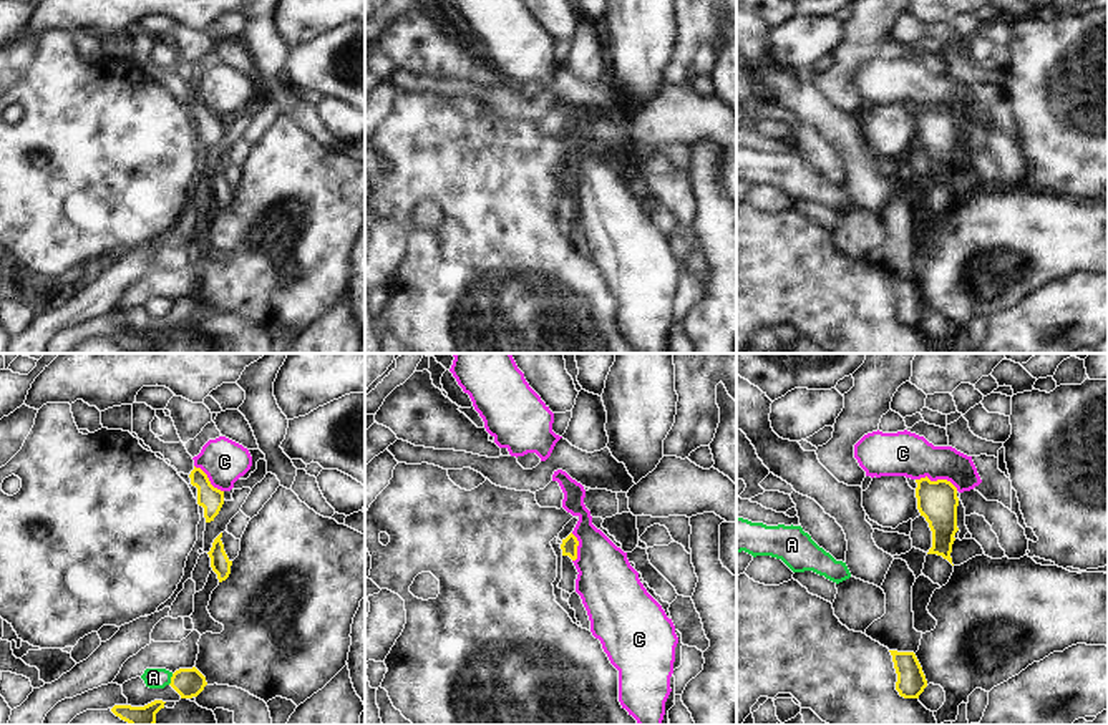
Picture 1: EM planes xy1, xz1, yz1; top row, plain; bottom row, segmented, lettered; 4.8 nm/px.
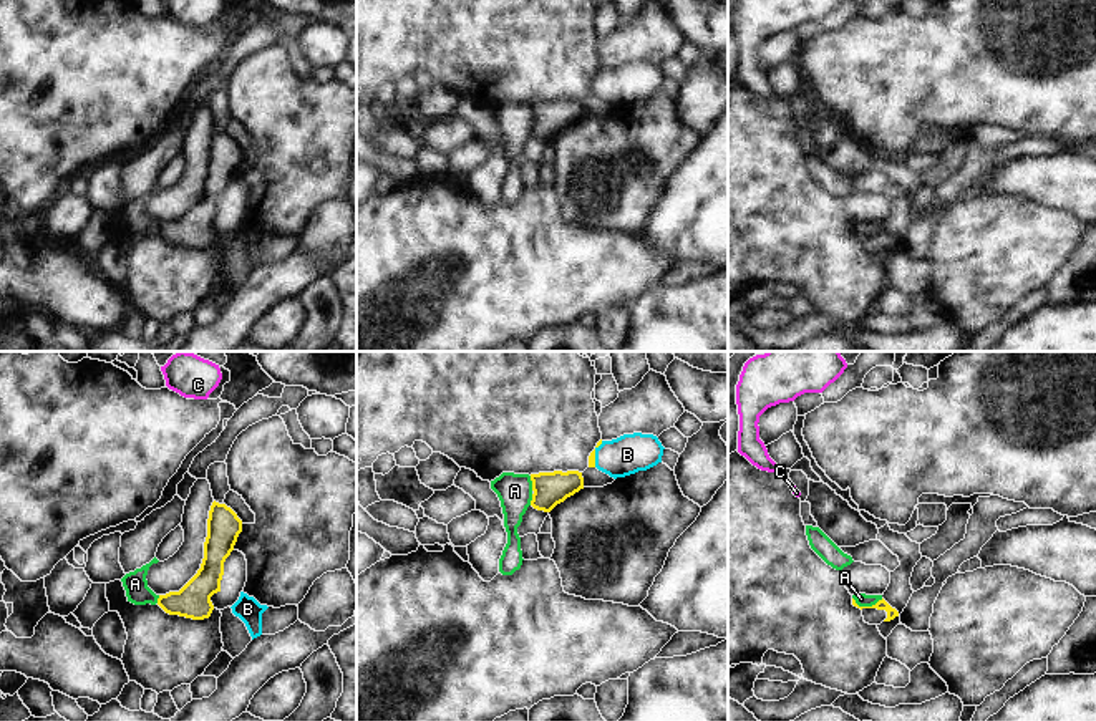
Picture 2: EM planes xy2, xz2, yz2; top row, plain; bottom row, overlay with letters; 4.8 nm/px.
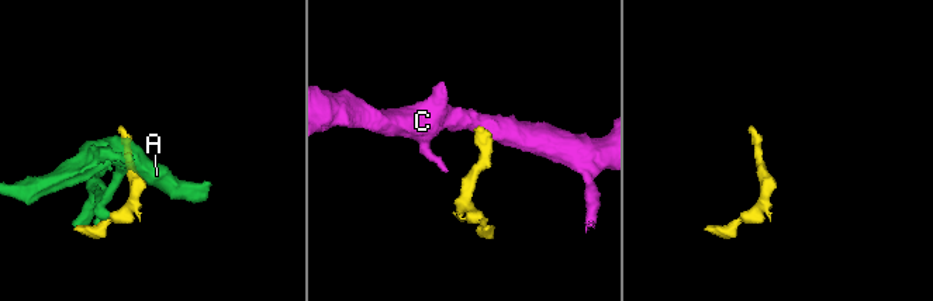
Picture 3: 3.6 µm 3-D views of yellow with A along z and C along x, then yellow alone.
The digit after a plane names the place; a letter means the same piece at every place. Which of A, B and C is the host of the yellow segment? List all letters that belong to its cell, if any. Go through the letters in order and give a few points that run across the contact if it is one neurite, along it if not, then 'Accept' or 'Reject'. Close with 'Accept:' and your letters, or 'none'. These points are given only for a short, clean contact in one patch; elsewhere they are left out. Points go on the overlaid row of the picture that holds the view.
A: Line: yz2 (853, 597), (859, 605), (874, 605), (882, 599). Reject
B: Line: xz2 (592, 454), (594, 454), (627, 454). Accept
C: Line: yz1 (916, 478), (947, 480), (957, 490). Reject
Accept: B.

